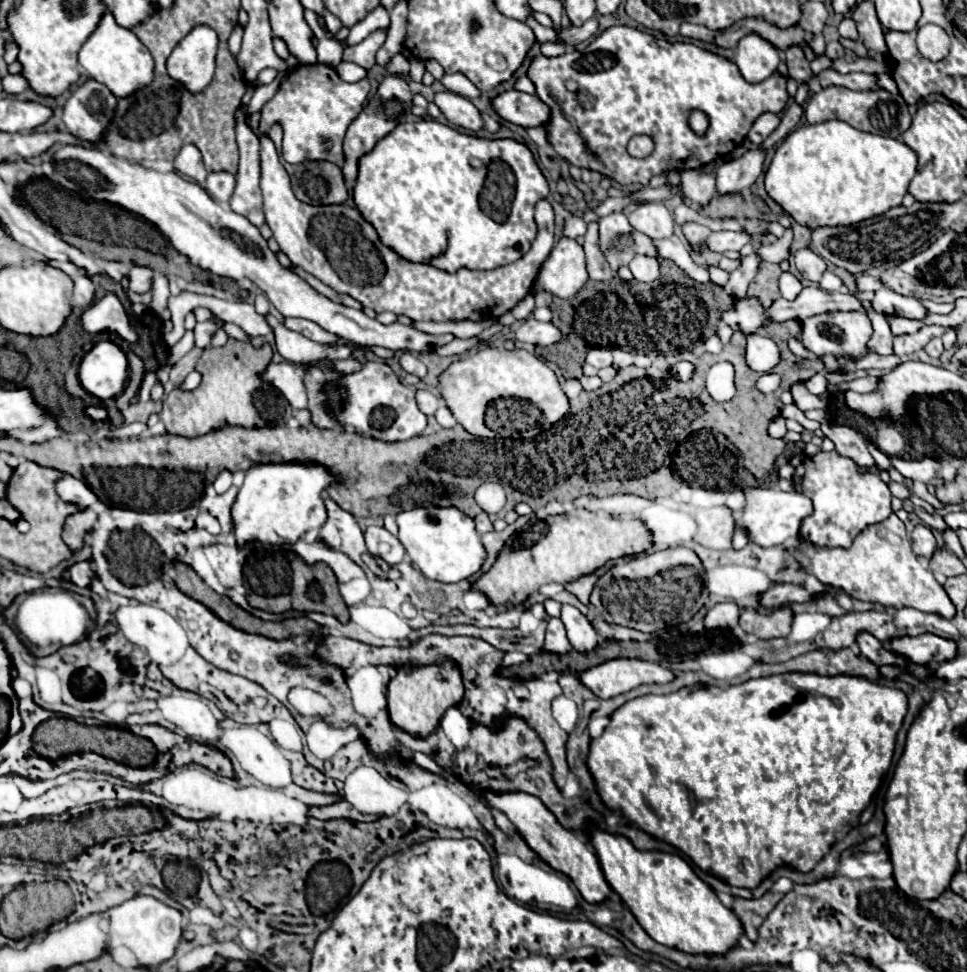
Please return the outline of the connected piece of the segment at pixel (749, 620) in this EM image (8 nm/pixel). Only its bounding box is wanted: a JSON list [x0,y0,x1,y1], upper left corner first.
[740,606,794,640]

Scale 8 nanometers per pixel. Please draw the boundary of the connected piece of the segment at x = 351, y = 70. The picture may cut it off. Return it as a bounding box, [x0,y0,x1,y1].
[336,62,366,82]

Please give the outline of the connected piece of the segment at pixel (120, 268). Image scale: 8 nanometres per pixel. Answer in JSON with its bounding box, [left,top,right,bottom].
[104,260,128,282]

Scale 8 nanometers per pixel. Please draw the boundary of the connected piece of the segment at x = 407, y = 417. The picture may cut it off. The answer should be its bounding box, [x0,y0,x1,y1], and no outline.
[338,362,426,442]

